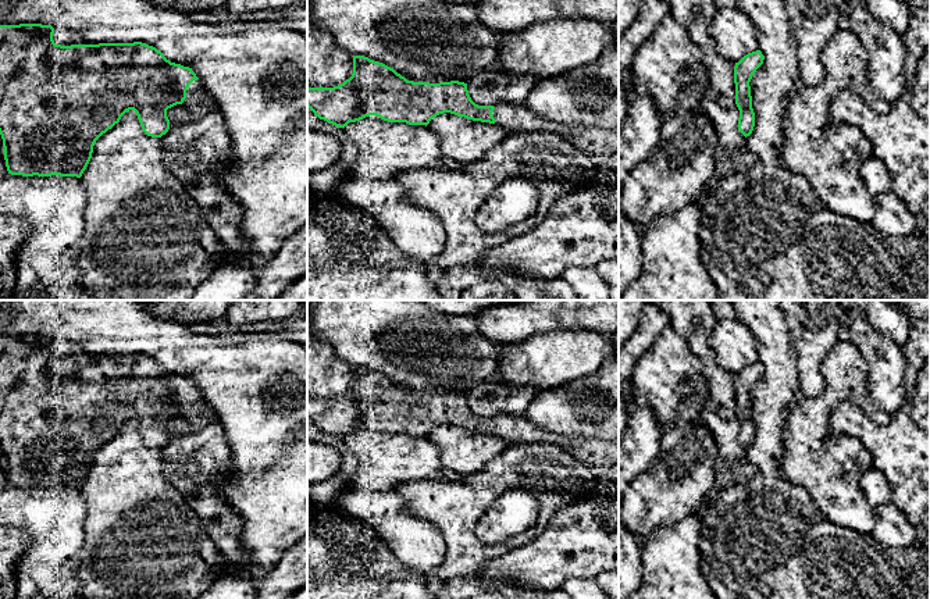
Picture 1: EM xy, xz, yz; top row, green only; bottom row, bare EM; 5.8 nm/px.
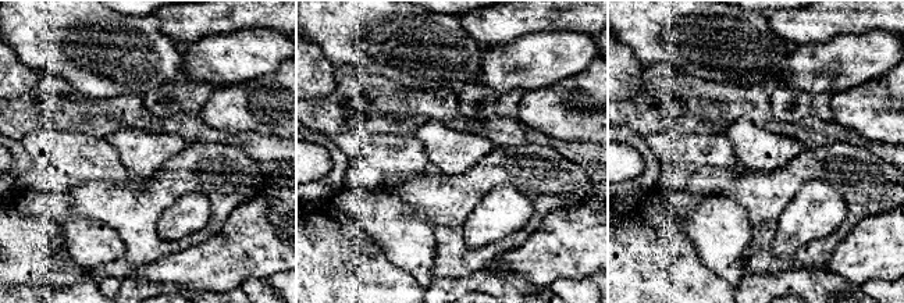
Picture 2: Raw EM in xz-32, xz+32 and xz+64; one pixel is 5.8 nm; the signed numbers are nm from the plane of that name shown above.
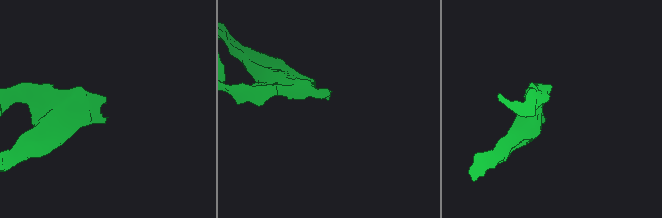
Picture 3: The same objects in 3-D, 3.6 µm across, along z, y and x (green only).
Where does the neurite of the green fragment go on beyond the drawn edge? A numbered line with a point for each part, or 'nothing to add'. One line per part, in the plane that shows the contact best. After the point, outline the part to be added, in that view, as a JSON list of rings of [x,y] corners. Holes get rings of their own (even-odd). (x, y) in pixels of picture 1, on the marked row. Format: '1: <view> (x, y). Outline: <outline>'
1: xy (198, 100). Outline: [[[193,81],[188,90],[183,103],[193,115],[202,115],[213,106],[217,106],[213,96],[206,90],[202,81]]]

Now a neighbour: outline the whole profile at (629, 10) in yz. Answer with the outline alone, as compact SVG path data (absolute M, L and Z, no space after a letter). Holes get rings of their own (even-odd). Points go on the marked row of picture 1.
M619 0L619 40L639 15L641 3L642 0Z

